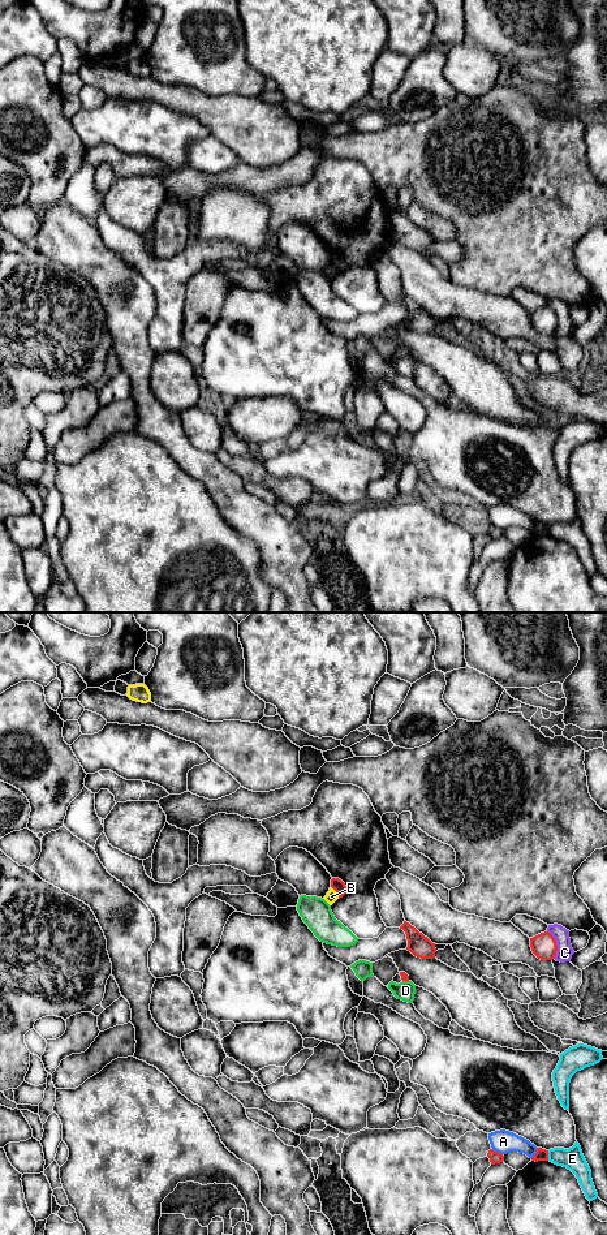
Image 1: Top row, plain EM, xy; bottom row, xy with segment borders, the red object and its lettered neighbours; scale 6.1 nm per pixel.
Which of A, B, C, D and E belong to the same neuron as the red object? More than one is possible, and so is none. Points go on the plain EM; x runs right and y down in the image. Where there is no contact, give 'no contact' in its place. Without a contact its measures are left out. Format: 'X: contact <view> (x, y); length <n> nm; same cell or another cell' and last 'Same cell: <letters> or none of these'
A: contact xy (536, 528); length 80 nm; another cell
B: contact xy (336, 267); length 90 nm; another cell
C: contact xy (555, 319); length 180 nm; another cell
D: contact xy (405, 354); length 40 nm; another cell
E: contact xy (547, 530); length 60 nm; another cell
Same cell: none of these

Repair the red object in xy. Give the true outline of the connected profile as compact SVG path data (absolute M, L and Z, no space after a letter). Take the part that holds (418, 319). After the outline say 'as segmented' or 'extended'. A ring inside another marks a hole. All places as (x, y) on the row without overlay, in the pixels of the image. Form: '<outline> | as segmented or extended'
M404 296L400 301L406 309L408 322L406 324L410 326L414 331L421 334L432 334L435 332L435 318L432 318L427 311L419 307L414 301L409 297Z | as segmented

